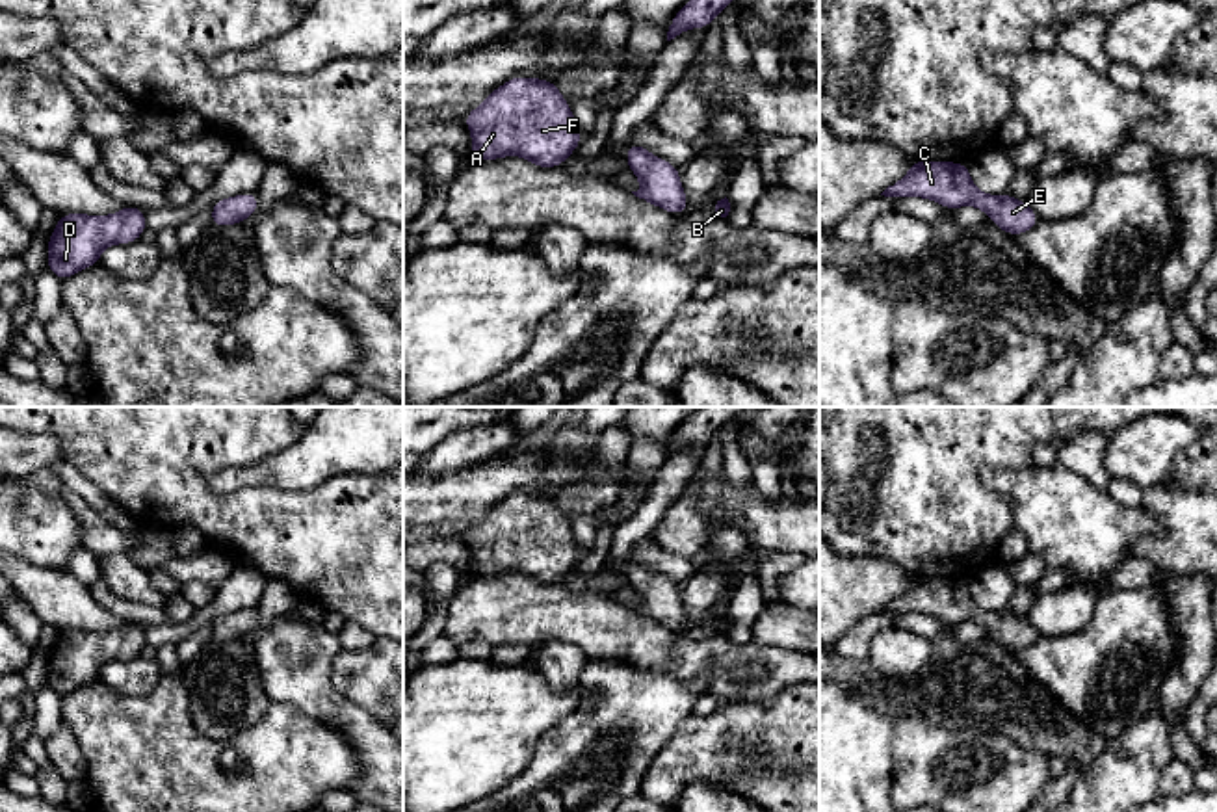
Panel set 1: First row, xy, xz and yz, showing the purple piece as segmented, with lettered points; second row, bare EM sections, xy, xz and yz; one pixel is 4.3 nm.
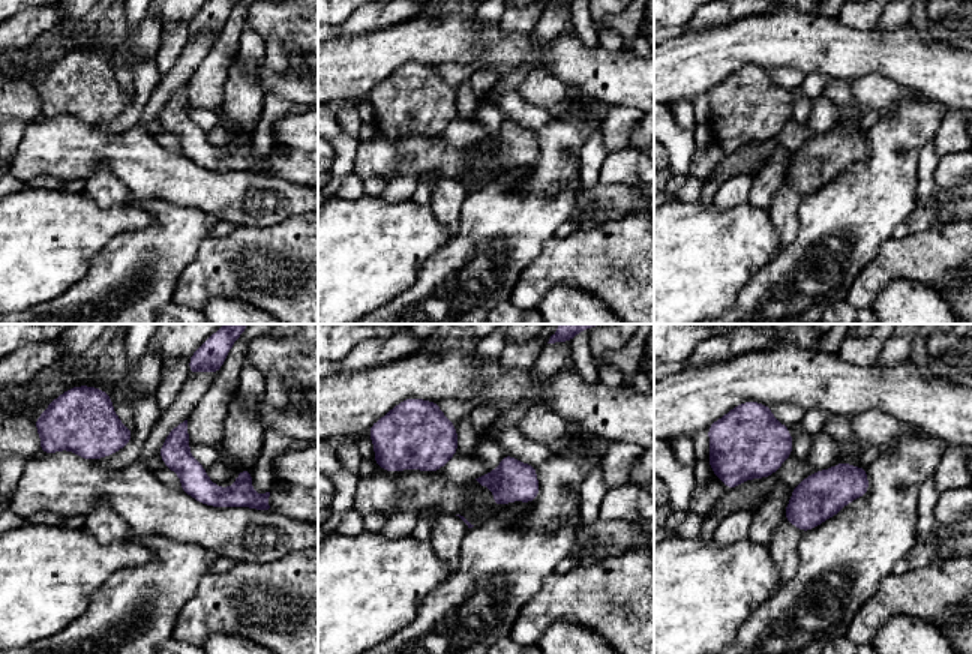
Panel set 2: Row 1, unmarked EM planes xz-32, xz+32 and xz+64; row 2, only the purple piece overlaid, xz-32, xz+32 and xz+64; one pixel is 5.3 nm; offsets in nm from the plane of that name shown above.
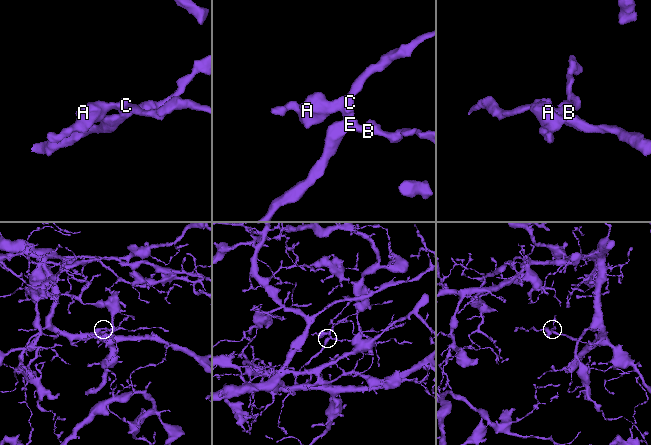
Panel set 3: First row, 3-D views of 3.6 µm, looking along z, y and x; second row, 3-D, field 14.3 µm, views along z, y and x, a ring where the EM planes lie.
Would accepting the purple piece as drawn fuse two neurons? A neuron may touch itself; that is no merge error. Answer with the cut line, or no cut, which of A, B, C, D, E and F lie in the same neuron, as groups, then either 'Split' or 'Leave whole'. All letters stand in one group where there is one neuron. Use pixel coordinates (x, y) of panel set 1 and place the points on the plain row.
No split. Groups: A B C D E F. Leave whole

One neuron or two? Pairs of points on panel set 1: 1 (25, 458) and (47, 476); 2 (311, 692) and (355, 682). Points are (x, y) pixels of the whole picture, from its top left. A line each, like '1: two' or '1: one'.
1: two
2: two

